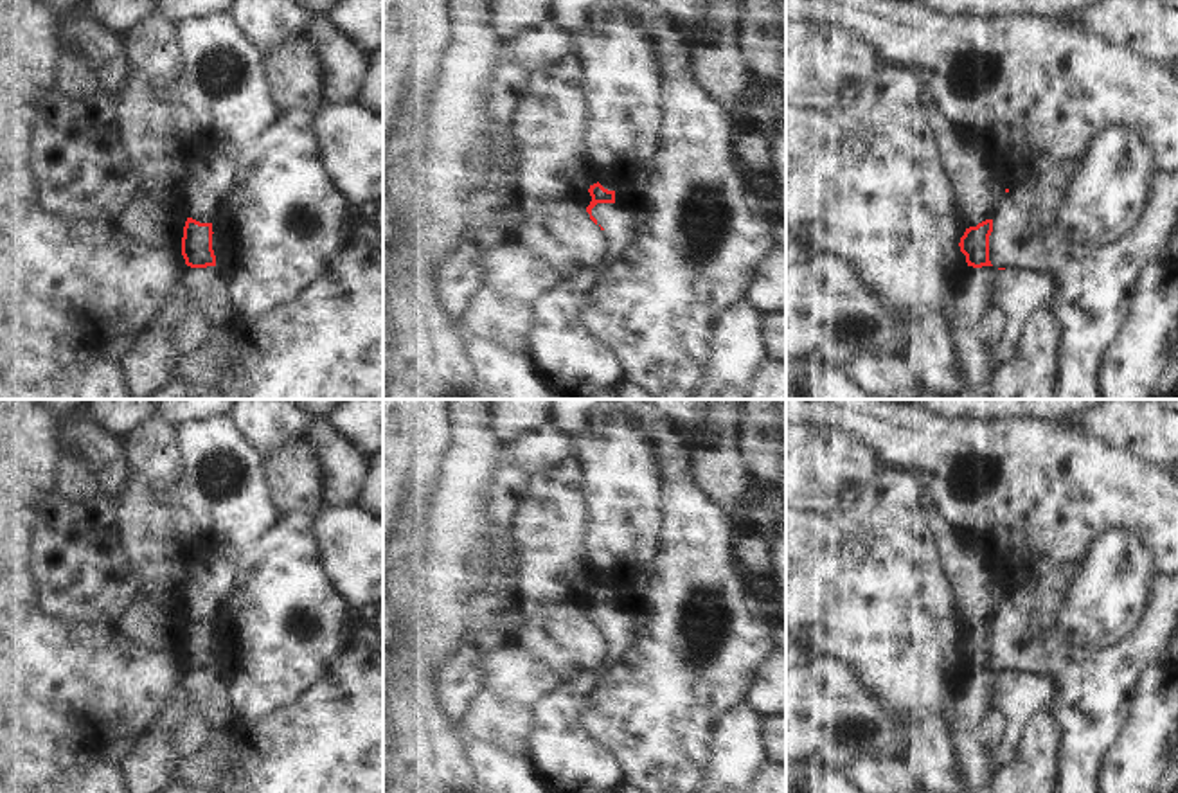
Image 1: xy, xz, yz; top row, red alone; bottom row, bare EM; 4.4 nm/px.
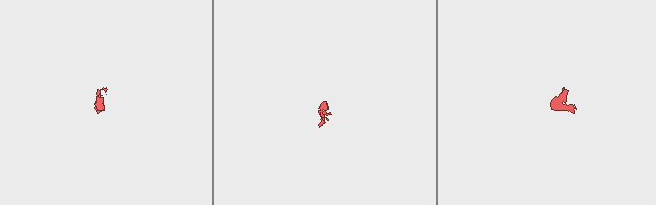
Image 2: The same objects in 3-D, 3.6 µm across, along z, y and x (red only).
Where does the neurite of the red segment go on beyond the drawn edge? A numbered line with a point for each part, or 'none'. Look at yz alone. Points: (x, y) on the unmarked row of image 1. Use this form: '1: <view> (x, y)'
1: yz (977, 594)
2: yz (975, 693).

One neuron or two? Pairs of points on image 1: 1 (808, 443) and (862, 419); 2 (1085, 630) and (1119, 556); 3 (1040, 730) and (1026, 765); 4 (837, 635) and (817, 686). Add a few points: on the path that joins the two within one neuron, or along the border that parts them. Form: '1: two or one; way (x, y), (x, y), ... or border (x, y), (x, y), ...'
1: two; border (804, 423), (815, 428), (842, 428), (873, 450)
2: one; way (1097, 612), (1117, 574)
3: one; way (1040, 739), (1040, 748), (1035, 756)
4: two; border (817, 653), (844, 659), (864, 680)

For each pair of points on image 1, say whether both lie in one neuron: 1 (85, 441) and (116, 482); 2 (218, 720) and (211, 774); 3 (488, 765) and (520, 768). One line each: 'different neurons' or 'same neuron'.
1: same neuron
2: same neuron
3: same neuron

